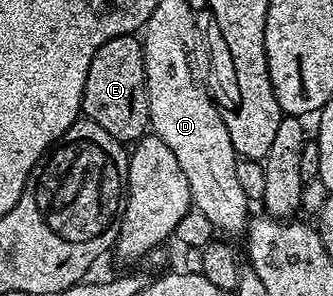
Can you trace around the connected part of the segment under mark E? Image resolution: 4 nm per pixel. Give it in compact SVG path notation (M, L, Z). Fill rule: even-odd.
M135 35L113 37L113 41L105 41L97 53L93 53L93 61L89 61L89 73L85 77L83 90L82 114L93 120L105 133L109 133L124 145L134 144L148 134L151 118L149 117L149 101L147 100L147 78L143 64L143 44Z

